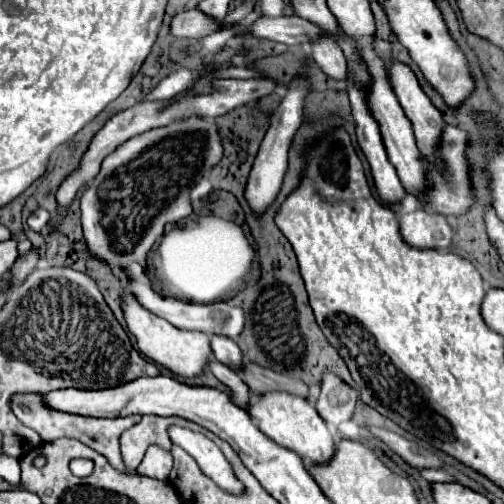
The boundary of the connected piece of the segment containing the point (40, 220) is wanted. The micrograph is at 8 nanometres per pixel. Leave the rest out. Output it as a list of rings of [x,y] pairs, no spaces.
[[[38,208],[30,218],[28,218],[28,224],[30,224],[30,228],[32,230],[36,230],[36,232],[40,232],[44,226],[46,226],[46,222],[50,220],[50,214],[48,214],[48,210],[44,210],[44,208]]]

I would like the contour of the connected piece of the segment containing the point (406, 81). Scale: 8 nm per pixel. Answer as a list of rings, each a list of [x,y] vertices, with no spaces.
[[[388,58],[384,60],[388,70],[388,80],[392,82],[392,90],[396,98],[400,98],[400,106],[406,112],[406,118],[412,122],[412,130],[418,142],[420,152],[424,152],[432,162],[436,162],[436,142],[440,142],[440,134],[444,128],[444,120],[440,112],[432,106],[428,96],[422,92],[414,72],[408,64]]]

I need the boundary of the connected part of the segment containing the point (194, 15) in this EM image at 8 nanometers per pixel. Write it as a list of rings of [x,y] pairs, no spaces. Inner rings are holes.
[[[180,10],[170,22],[170,34],[176,38],[204,38],[208,34],[214,34],[216,30],[220,30],[220,24],[200,10]]]

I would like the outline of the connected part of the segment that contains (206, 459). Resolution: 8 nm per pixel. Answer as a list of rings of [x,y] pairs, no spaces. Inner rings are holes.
[[[170,426],[168,436],[174,444],[182,446],[198,462],[200,470],[208,478],[212,478],[220,488],[228,490],[230,494],[240,494],[240,480],[236,480],[232,466],[224,458],[224,454],[220,454],[220,448],[210,438],[206,438],[202,432],[194,432],[182,426]]]

